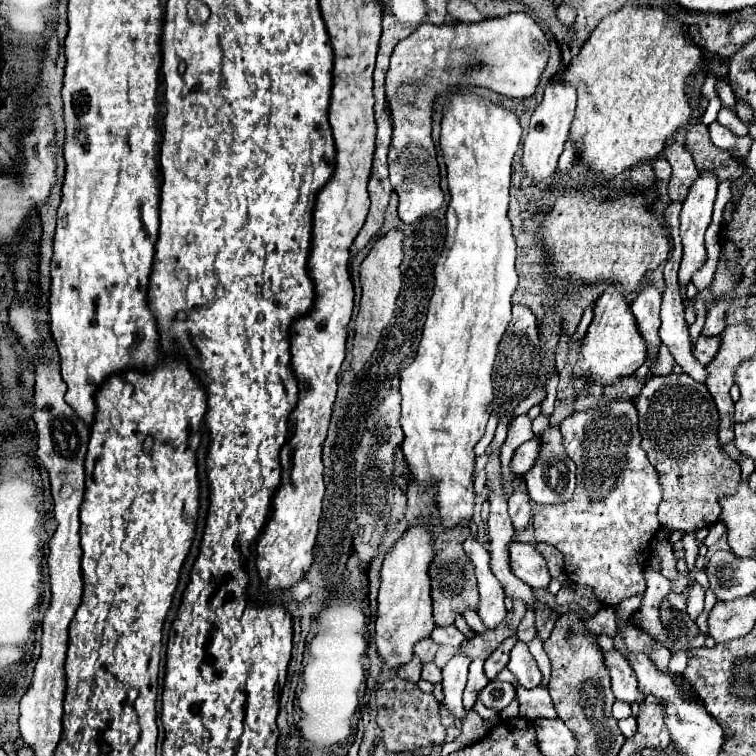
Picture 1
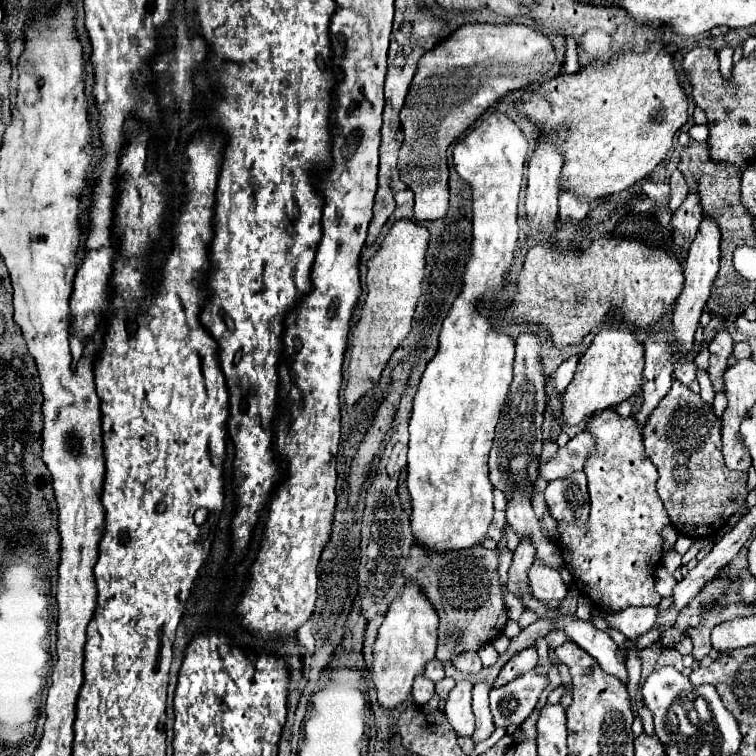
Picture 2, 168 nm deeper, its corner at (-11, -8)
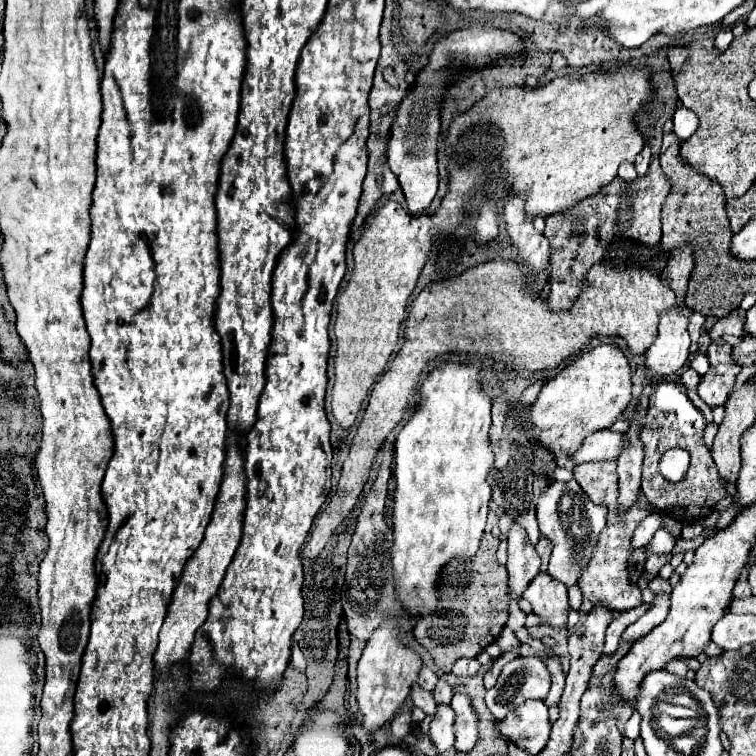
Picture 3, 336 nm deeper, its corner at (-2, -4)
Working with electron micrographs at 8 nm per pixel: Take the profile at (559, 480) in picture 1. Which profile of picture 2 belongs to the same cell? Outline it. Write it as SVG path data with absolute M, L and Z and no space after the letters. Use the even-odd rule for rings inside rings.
M573 471L567 479L549 481L545 501L557 521L585 523L589 517L587 477L583 471Z

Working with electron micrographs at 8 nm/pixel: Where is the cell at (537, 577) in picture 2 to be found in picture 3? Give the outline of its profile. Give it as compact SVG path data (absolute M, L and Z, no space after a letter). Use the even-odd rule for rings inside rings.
M548 573L536 575L524 591L524 599L530 601L532 611L552 629L564 629L568 625L568 589L562 583L550 579Z

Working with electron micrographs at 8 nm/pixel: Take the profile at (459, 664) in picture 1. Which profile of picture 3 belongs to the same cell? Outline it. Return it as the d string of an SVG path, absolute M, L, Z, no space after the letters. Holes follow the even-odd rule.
M440 705L436 715L432 717L432 723L430 723L430 739L432 739L438 755L446 753L454 745L452 725L454 725L454 711L452 711L452 707Z

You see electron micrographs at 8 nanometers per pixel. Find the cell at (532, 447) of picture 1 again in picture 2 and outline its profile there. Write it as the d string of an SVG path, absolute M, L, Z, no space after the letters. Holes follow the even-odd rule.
M589 433L575 435L565 447L557 451L555 457L539 465L539 477L543 477L545 481L553 481L553 479L563 479L569 473L583 469L585 459L593 447L595 447L595 441Z

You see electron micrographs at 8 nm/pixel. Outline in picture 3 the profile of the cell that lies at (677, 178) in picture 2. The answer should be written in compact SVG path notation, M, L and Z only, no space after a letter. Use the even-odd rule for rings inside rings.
M652 157L648 173L636 177L634 181L612 179L610 185L600 187L596 195L582 199L582 203L568 207L562 213L546 217L544 235L550 241L550 293L548 303L554 311L566 311L572 307L574 299L584 291L586 273L590 267L604 261L604 253L614 237L636 239L648 247L660 243L660 209L670 193L670 183L662 175L658 157Z

